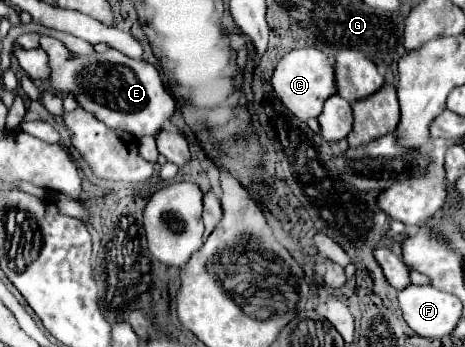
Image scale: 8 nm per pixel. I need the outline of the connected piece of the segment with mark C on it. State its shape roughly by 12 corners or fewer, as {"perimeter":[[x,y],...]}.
{"perimeter":[[315,47],[289,51],[273,89],[301,121],[337,93],[333,61]]}

